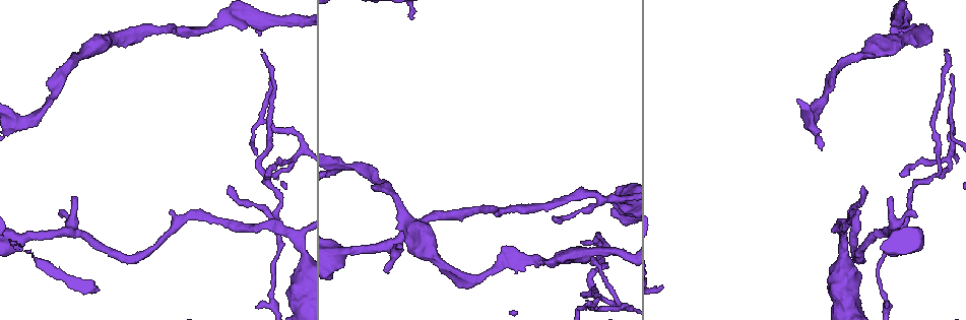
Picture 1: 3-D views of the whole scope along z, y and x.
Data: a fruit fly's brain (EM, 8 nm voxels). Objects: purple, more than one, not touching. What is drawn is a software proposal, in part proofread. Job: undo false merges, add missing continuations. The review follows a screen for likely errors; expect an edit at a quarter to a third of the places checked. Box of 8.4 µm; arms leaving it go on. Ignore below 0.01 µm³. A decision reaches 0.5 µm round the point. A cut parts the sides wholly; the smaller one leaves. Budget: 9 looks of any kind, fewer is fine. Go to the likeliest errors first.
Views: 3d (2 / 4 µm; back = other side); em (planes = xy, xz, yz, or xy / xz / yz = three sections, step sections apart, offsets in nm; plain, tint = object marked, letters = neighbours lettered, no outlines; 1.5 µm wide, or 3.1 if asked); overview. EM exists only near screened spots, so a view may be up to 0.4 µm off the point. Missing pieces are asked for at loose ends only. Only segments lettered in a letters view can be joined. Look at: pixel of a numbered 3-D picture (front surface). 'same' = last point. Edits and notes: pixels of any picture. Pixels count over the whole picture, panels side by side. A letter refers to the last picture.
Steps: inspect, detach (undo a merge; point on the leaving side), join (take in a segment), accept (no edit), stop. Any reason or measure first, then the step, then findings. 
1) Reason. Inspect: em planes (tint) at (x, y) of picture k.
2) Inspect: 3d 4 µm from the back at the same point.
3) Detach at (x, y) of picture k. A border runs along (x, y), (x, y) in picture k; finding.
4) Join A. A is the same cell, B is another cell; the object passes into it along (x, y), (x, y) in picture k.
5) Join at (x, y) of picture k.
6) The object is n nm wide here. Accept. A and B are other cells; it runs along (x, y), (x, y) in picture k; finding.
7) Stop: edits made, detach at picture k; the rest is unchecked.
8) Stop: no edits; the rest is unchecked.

Tapers out. Inspect: 3d 2 µm at (555, 217) of picture 1.

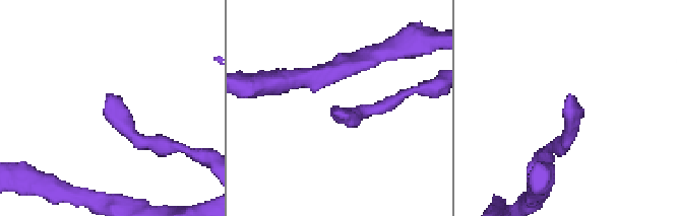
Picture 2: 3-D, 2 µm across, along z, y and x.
Shape alone is not enough. Inspect: em xz step 8 (tint) at (110, 94) of picture 2.

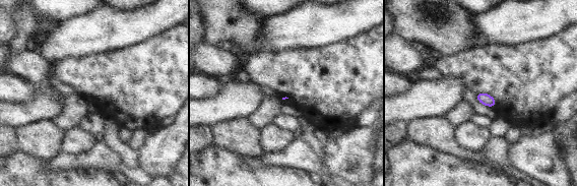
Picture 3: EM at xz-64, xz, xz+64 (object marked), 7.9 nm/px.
Inspect: em planes (letters) at the same point.

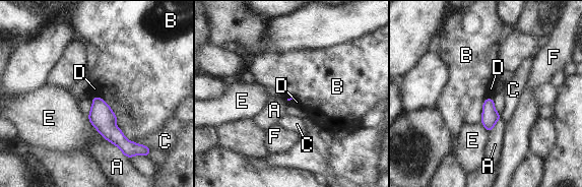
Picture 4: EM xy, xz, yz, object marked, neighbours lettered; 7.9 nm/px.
Accept. A, B, C, D, E and F are other cells; no lettered segment goes on from it.

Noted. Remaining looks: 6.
An open end. Inspect: 3d 2 µm from the back at (892, 198) of picture 1.

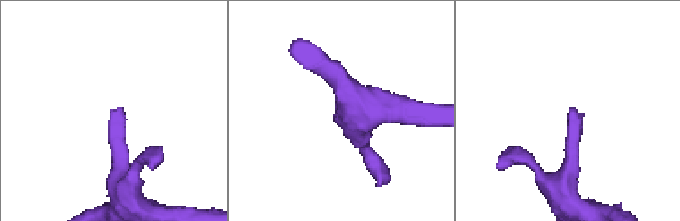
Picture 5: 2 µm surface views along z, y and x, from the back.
Inspect: em xz step 8 (letters) at (112, 110) of picture 5.

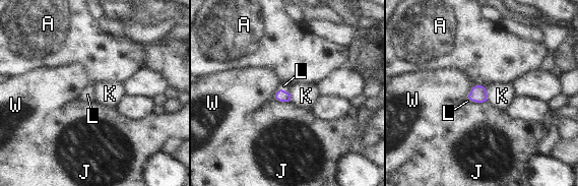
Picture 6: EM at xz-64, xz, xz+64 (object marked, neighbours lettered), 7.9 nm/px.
Another direction. Inspect: em planes (letters) at the same point.

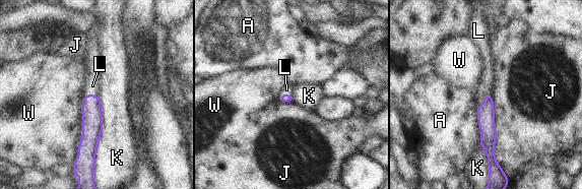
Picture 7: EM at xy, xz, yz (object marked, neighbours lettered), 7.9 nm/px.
Join L. L is the same cell, A, J, K and W are other cells; the neuron continues.

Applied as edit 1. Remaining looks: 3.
Redraw. Inspect: overview.

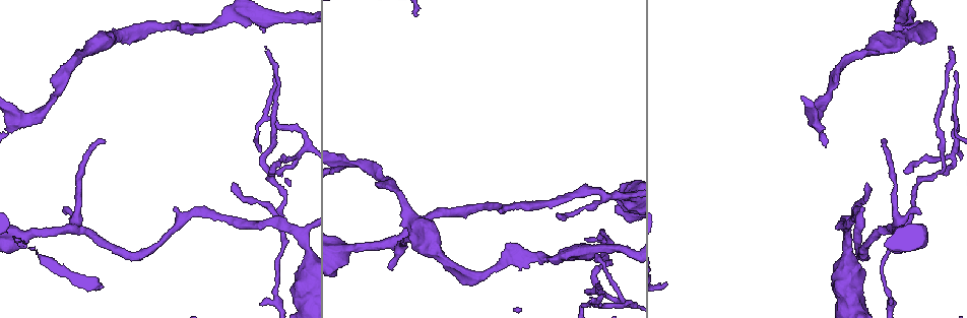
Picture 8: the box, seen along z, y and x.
Abrupt turn. Inspect: em planes (letters) at (941, 170) of picture 8.

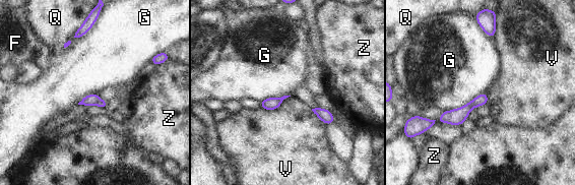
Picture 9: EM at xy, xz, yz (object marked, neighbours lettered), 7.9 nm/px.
The object is 90 nm wide here. Detach at (102, 104) of picture 9. F, G, Q, V and Z are other cells; a border runs along (100, 99), (96, 104) in picture 9; two neurons meet here.

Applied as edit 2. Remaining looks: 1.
A fork. Inspect: em planes (letters) at (911, 36) of picture 8.

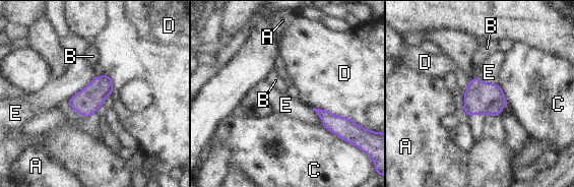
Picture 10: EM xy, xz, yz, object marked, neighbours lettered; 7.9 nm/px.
Accept. A, B, C, D and E are other cells; a border runs along (94, 76), (68, 101) in picture 10; one neuron here.

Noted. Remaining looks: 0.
Stop: edits made, join at picture 7, detach at picture 9; the rest is unchecked.

